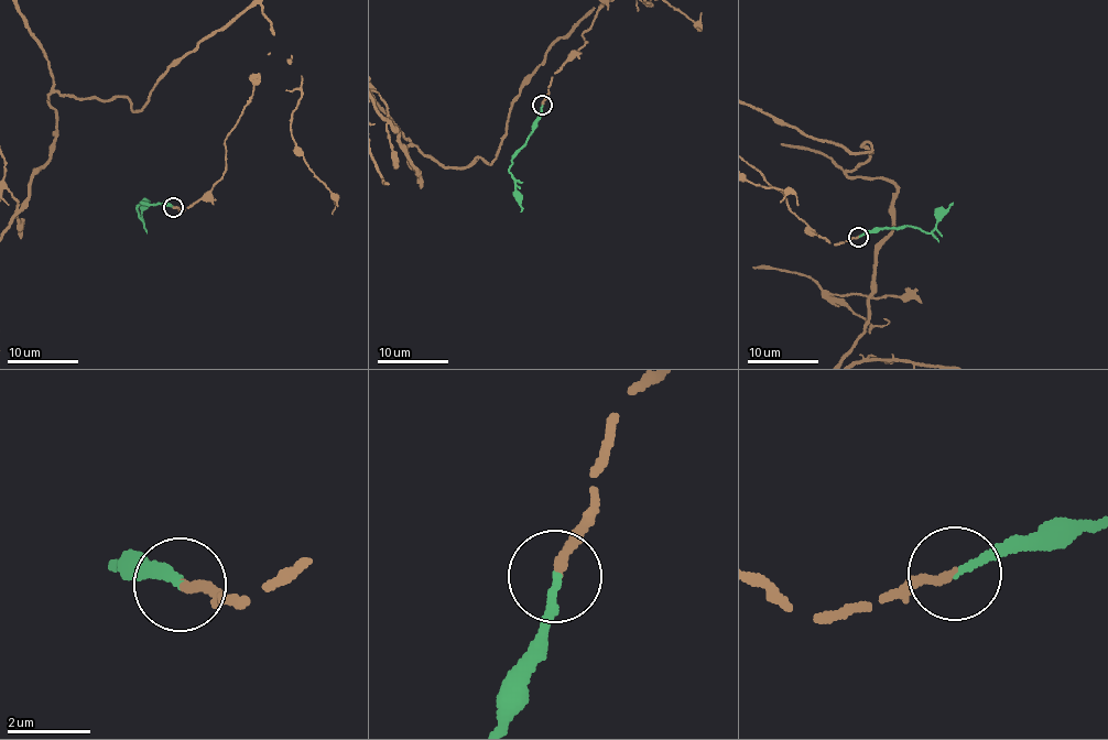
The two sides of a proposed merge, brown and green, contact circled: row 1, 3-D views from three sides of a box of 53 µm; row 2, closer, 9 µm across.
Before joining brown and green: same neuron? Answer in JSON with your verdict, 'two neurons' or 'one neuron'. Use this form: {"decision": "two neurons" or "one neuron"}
{"decision": "one neuron"}

